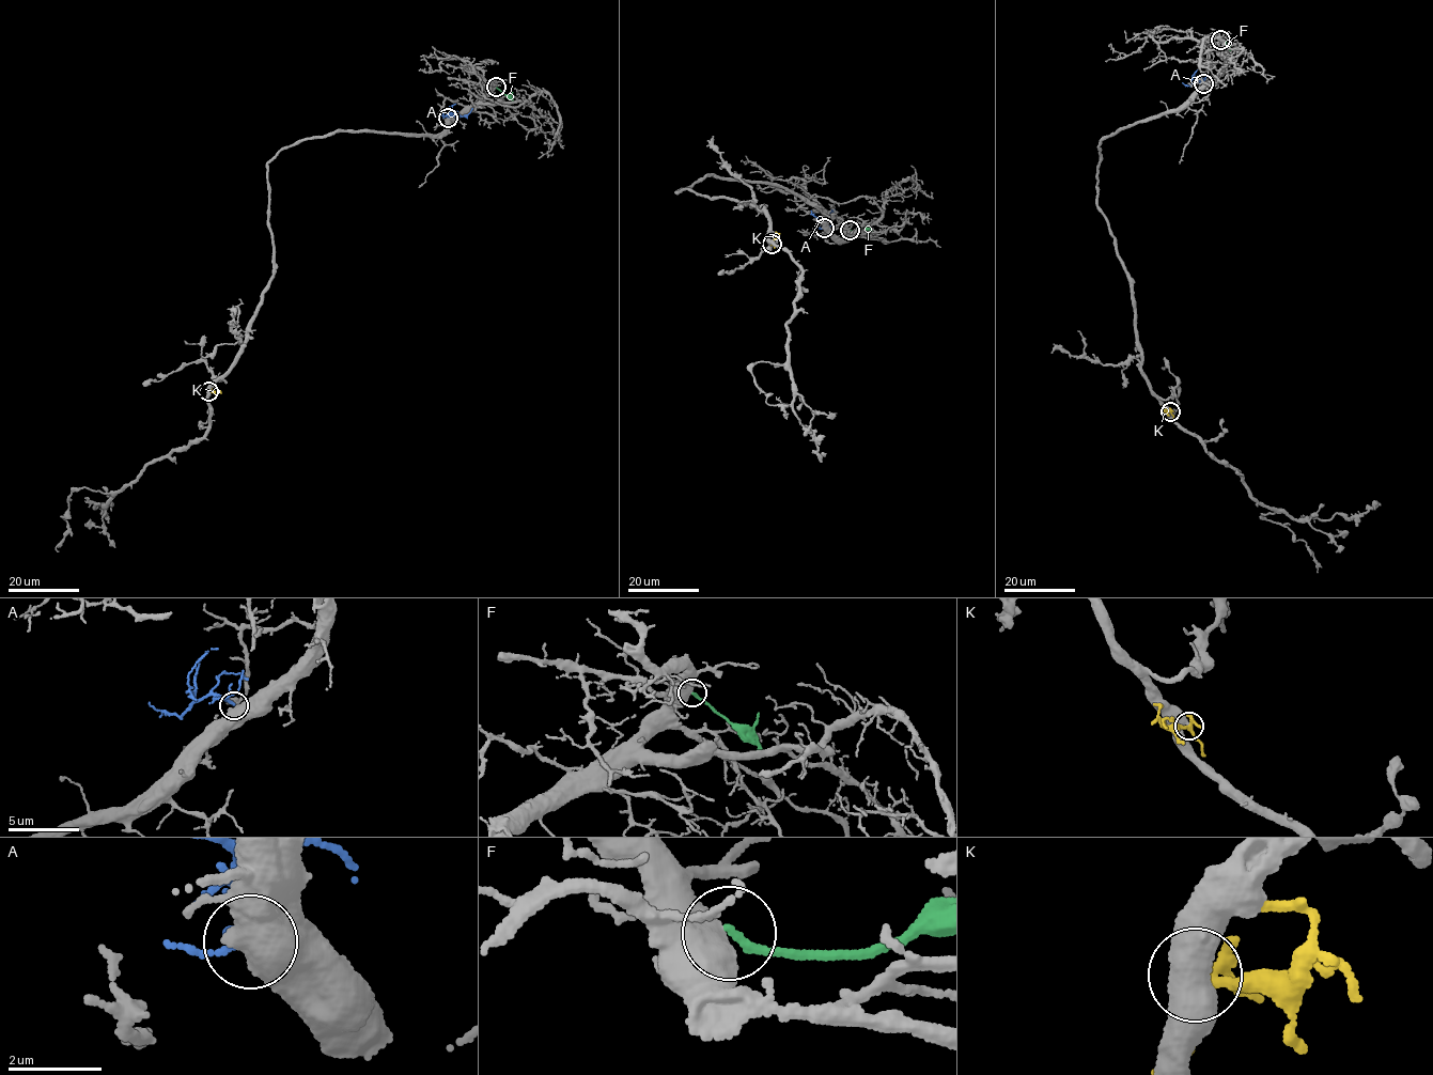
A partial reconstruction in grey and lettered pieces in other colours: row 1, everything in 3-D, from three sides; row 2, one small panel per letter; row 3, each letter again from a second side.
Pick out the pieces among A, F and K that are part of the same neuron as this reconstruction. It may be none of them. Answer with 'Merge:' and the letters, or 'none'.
Merge: A

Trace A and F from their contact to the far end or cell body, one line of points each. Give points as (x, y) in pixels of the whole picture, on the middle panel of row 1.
A: (824, 228), (821, 218), (834, 209), (835, 214)
F: (851, 230), (872, 230)

